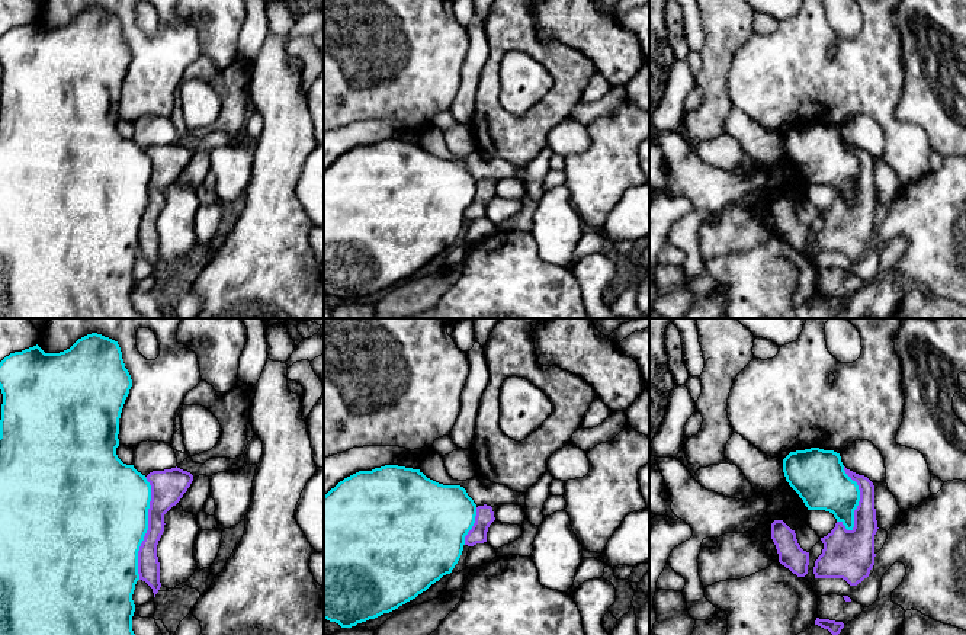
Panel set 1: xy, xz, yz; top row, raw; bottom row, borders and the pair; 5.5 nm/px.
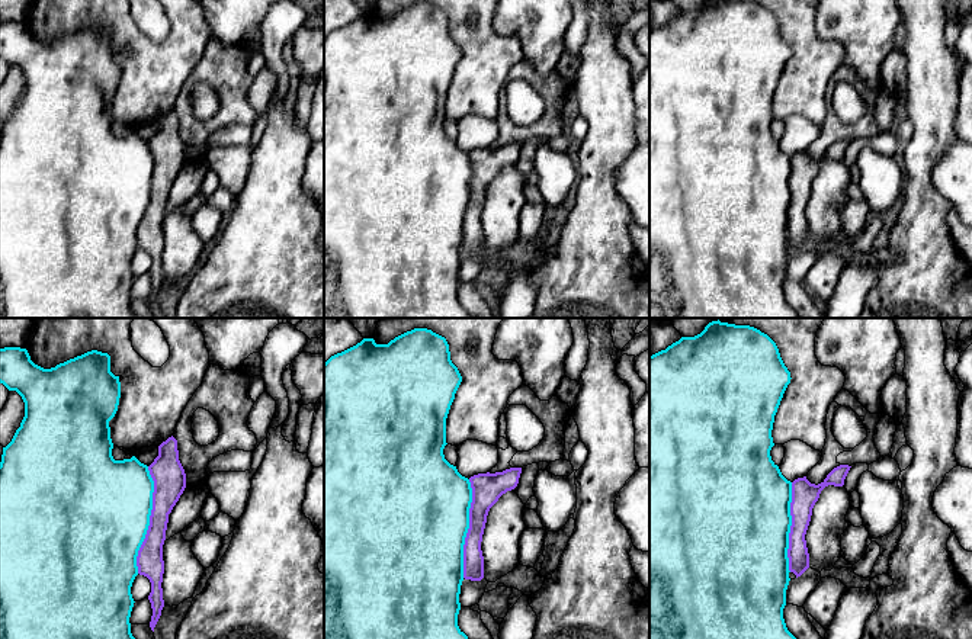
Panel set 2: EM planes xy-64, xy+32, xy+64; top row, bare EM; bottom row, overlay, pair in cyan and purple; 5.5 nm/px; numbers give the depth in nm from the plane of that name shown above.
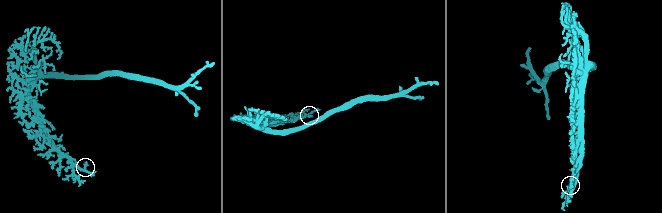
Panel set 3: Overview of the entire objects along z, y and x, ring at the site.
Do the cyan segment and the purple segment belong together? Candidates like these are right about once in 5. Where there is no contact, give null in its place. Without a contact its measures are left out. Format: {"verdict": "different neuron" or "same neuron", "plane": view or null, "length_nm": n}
{"verdict": "different neuron", "plane": "xy", "length_nm": 550}

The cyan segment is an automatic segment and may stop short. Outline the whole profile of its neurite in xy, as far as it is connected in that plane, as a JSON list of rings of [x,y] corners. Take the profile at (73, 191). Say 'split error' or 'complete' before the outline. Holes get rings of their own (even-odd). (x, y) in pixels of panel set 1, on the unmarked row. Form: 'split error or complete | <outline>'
complete | [[[97,7],[78,13],[60,28],[45,28],[36,19],[0,36],[0,318],[145,318],[132,305],[132,269],[139,254],[138,225],[148,205],[151,160],[145,150],[116,129],[119,93],[131,61],[118,16]]]

